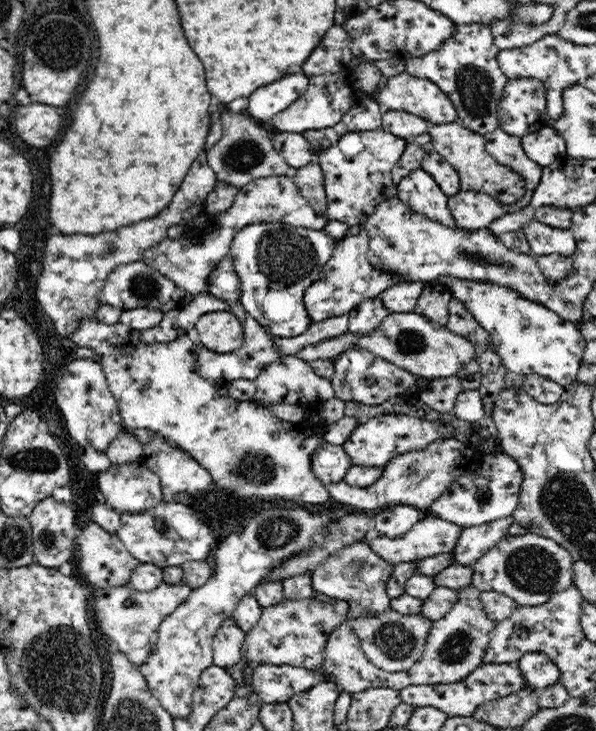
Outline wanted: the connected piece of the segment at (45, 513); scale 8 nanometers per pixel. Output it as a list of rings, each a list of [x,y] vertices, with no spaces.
[[[54,497],[41,500],[33,511],[27,516],[32,529],[33,551],[36,563],[45,565],[45,568],[60,568],[64,562],[69,562],[74,556],[74,543],[66,530],[72,530],[74,510],[66,508],[66,503],[56,502]]]

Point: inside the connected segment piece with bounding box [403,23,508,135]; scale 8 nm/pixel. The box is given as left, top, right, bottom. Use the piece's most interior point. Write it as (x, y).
(466, 67)

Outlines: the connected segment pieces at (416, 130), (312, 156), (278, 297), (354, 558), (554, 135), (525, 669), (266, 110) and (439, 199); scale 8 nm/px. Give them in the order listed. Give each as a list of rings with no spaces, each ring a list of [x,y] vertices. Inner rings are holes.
[[[384,110],[382,129],[404,140],[413,140],[428,131],[429,122],[402,111]]]
[[[280,131],[272,138],[272,142],[291,168],[303,168],[317,162],[319,152],[313,149],[305,134]]]
[[[252,222],[233,237],[229,254],[241,280],[241,305],[273,337],[290,339],[293,336],[304,335],[314,324],[305,307],[305,290],[319,277],[330,260],[336,241],[334,237],[330,237],[330,234],[323,231],[274,222]]]
[[[367,540],[354,542],[326,558],[312,572],[312,589],[319,596],[343,598],[350,602],[350,620],[366,616],[366,612],[378,614],[389,608],[388,580],[392,578],[394,564],[382,560],[367,544]]]
[[[553,127],[522,137],[522,149],[540,167],[553,164],[560,156],[566,155],[566,142]]]
[[[533,651],[517,660],[518,668],[530,690],[560,683],[560,670],[544,652]]]
[[[305,73],[284,76],[248,96],[248,108],[245,111],[259,122],[270,121],[278,112],[296,102],[308,87],[309,77]]]
[[[424,169],[414,170],[400,180],[397,184],[397,197],[412,211],[434,220],[434,223],[466,233],[466,229],[456,227],[448,210],[448,193],[442,192],[434,177]]]

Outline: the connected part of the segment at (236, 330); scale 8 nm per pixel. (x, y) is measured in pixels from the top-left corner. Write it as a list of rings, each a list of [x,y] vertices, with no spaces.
[[[216,310],[202,315],[195,324],[200,342],[220,354],[230,354],[242,346],[244,329],[239,318],[230,310]]]

